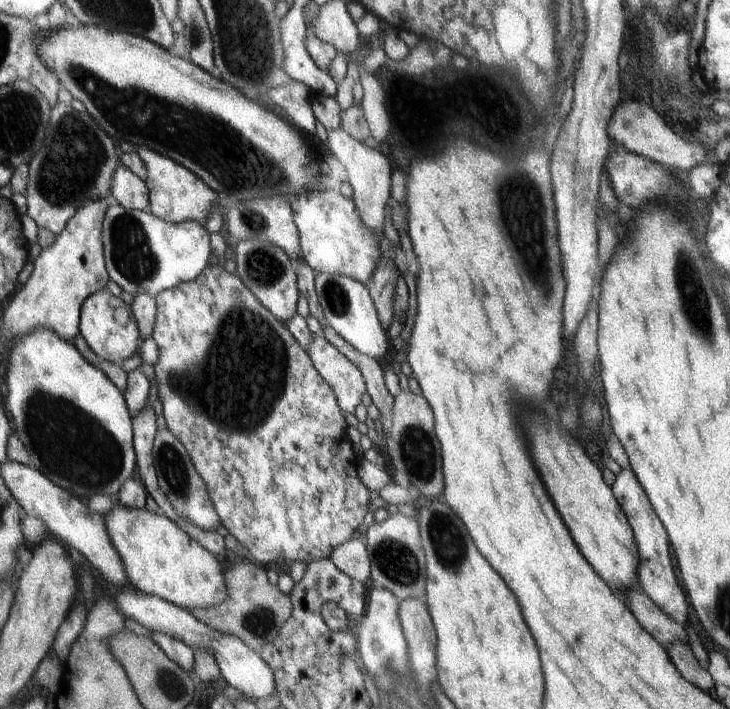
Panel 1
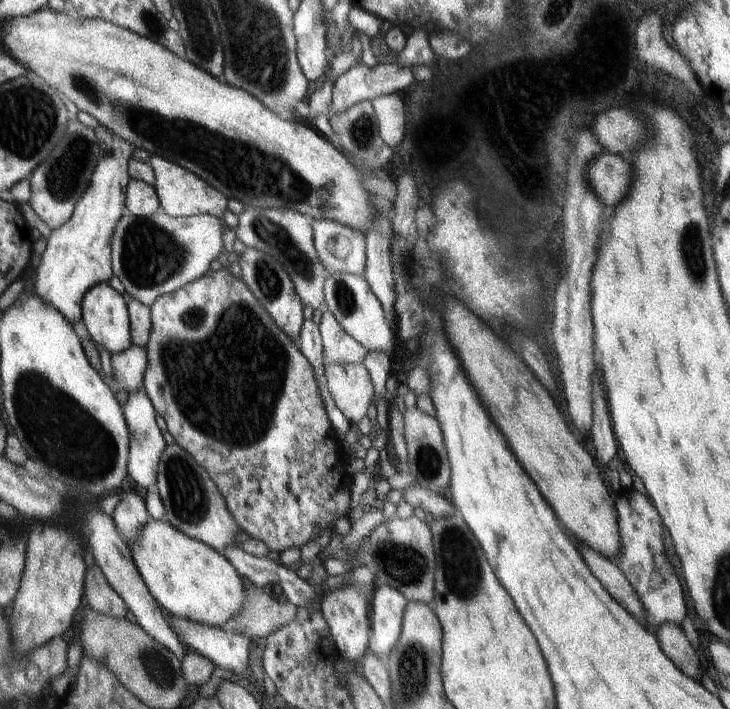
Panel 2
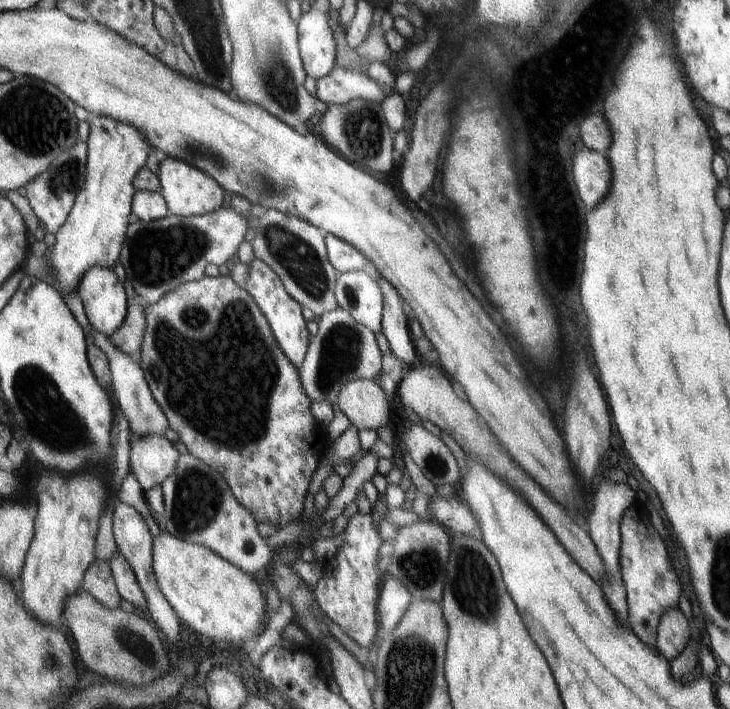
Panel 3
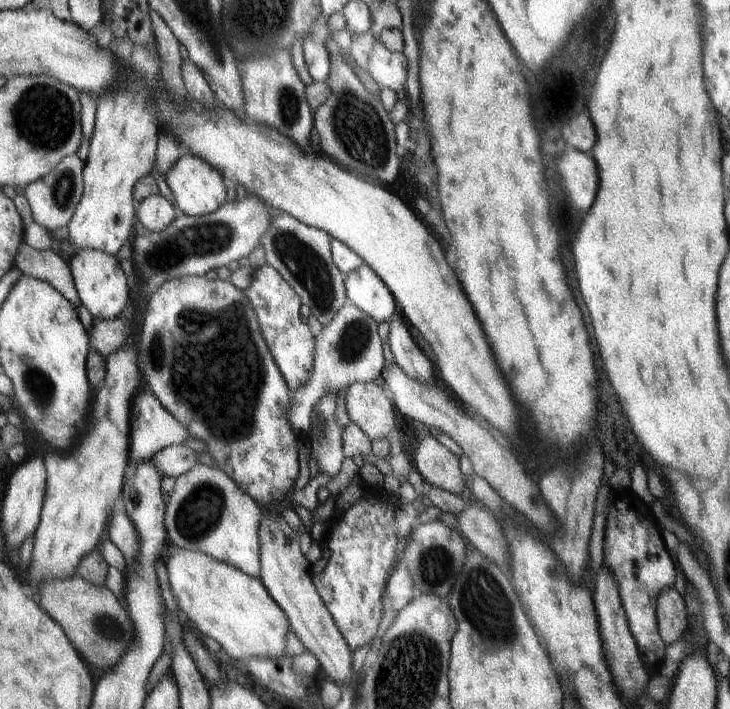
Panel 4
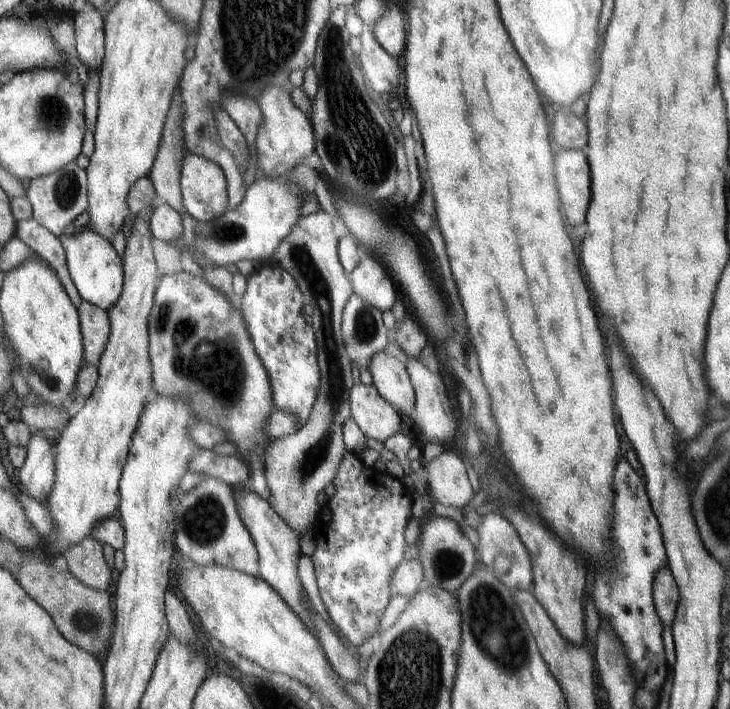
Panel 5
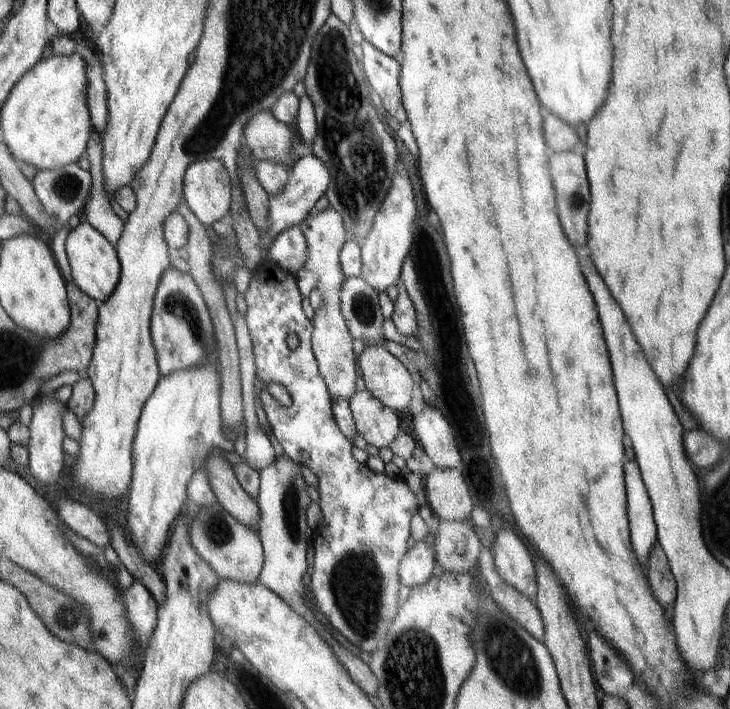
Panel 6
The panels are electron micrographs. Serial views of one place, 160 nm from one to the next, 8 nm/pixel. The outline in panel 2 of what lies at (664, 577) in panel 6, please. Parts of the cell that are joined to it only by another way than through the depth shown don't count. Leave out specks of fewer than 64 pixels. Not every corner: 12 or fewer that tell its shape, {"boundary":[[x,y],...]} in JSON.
{"boundary":[[664,623],[655,636],[680,672],[698,680],[696,650],[681,625]]}

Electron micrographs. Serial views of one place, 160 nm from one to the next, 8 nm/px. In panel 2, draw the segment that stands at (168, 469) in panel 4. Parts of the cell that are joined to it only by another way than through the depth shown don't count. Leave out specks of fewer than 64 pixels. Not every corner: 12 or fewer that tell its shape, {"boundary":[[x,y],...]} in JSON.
{"boundary":[[143,388],[128,397],[130,486],[156,490],[167,447]]}

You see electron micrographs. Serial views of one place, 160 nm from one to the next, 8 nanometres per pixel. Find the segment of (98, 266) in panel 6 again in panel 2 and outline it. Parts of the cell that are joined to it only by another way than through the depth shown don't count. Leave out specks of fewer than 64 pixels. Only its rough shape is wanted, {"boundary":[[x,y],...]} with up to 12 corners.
{"boundary":[[110,283],[95,284],[81,320],[111,354],[131,344],[129,312]]}

